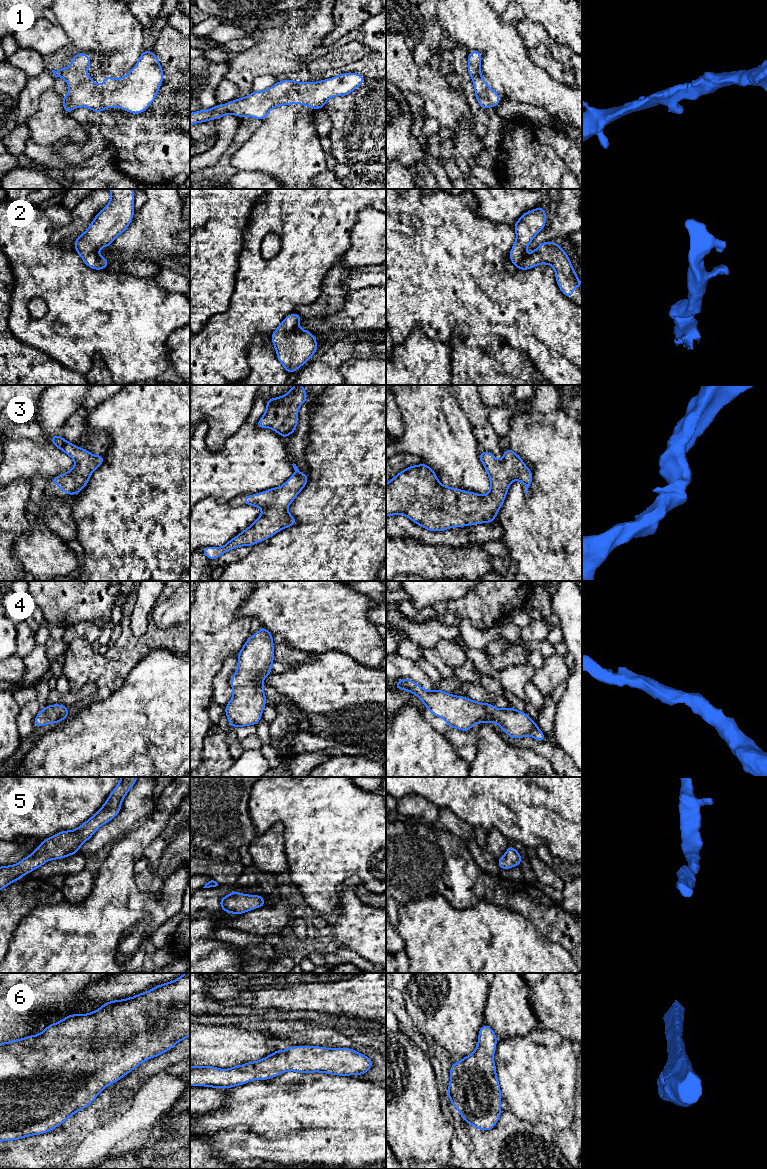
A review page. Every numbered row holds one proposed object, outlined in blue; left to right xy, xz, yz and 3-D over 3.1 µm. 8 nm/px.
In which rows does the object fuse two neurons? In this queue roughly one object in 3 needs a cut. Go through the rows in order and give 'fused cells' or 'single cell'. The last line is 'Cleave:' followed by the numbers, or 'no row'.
1: single cell
2: single cell
3: single cell
4: single cell
5: single cell
6: single cell
Cleave: no row

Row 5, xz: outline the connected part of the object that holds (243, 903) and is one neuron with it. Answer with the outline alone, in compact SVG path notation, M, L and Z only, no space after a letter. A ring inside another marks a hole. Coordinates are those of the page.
M232 891L220 898L219 903L224 912L241 915L255 908L265 907L265 898L261 895L240 894L238 891Z

